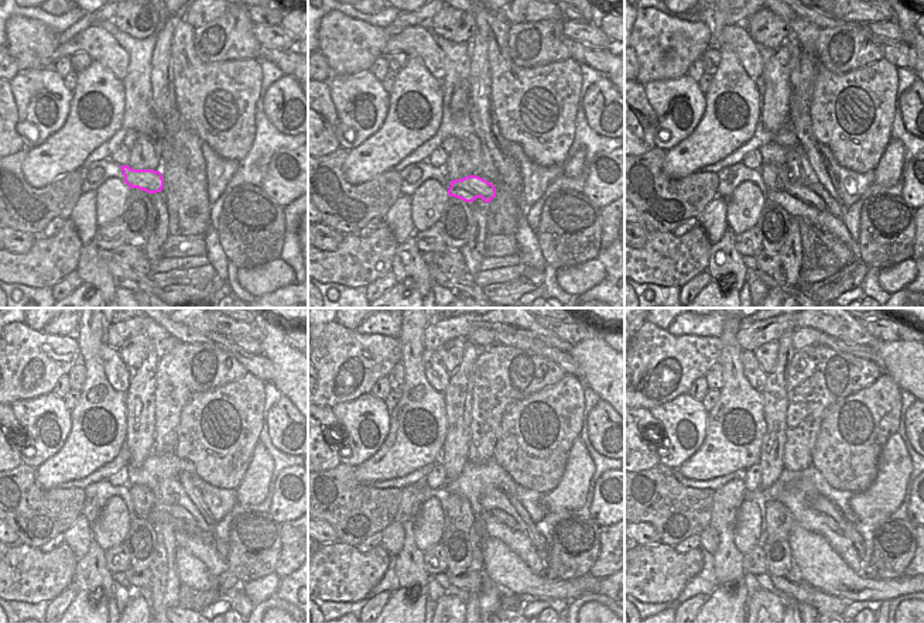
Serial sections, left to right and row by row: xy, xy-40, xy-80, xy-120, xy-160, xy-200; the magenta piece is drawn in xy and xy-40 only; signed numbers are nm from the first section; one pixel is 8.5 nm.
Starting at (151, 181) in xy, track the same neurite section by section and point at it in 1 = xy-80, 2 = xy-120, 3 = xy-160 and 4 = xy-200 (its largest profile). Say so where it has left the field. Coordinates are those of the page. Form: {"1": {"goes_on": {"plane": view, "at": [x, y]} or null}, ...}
{"1": {"goes_on": {"plane": "xy-80", "at": [793, 190]}}, "2": {"goes_on": {"plane": "xy-120", "at": [177, 513]}}, "3": {"goes_on": {"plane": "xy-160", "at": [498, 514]}}, "4": {"goes_on": {"plane": "xy-200", "at": [831, 523]}}}

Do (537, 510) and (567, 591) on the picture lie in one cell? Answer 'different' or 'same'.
different

